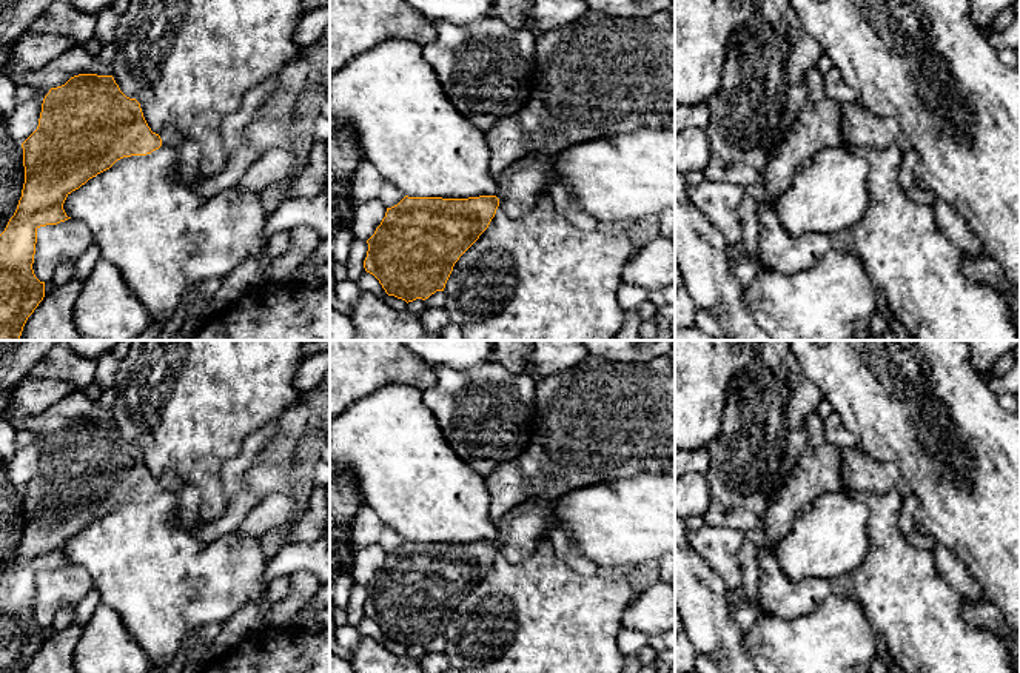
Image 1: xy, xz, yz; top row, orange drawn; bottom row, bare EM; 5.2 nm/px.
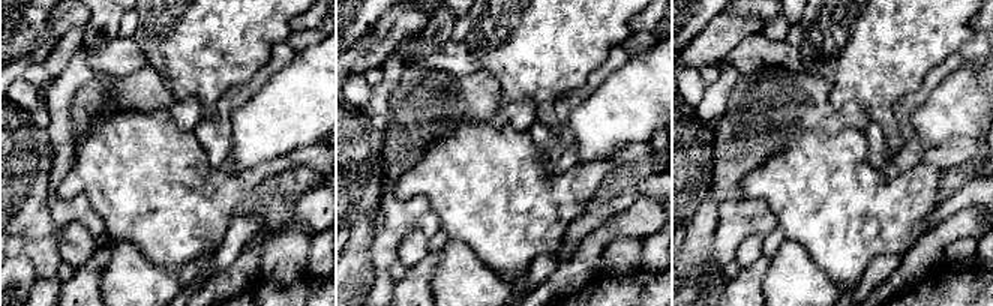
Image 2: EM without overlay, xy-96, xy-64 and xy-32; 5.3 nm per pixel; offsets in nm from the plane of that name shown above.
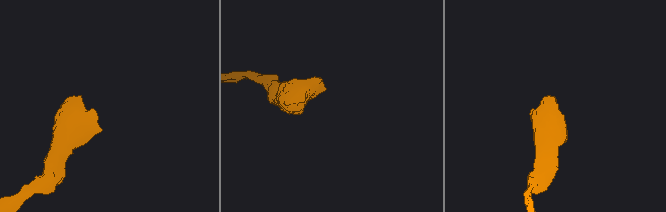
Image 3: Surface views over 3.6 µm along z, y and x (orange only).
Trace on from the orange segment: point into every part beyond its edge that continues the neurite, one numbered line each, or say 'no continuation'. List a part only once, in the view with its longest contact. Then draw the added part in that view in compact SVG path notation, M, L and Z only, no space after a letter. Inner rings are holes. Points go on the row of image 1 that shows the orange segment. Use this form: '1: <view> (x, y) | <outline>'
1: xy (170, 134) | M166 123L159 136L162 139L162 145L165 146L180 148L186 142L182 132L173 123Z

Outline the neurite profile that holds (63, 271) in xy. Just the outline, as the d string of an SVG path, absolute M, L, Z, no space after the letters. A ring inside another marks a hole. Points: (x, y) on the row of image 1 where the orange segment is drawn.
M65 259L65 260L62 260L57 265L57 268L55 268L55 271L54 271L52 277L51 277L51 283L54 286L57 286L57 285L63 285L68 280L71 280L72 268L74 268L74 259Z

